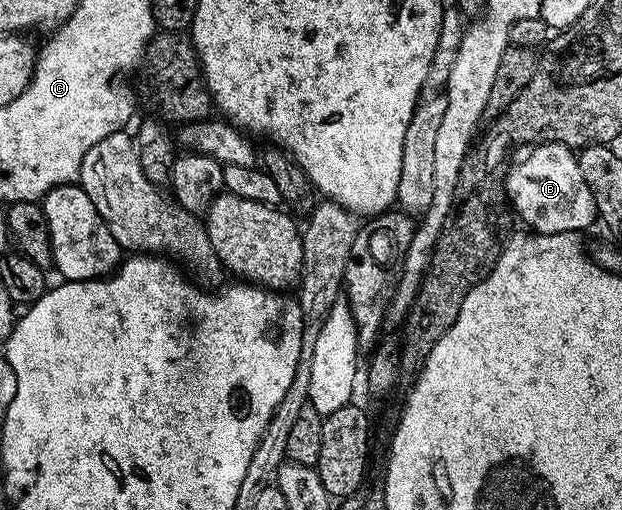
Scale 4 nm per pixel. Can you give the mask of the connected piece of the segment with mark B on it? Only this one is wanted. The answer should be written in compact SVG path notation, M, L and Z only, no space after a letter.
M547 143L533 146L523 161L518 161L504 173L504 188L509 208L518 212L523 226L535 233L573 233L586 229L596 221L598 212L580 175L578 158L575 150L569 145Z

